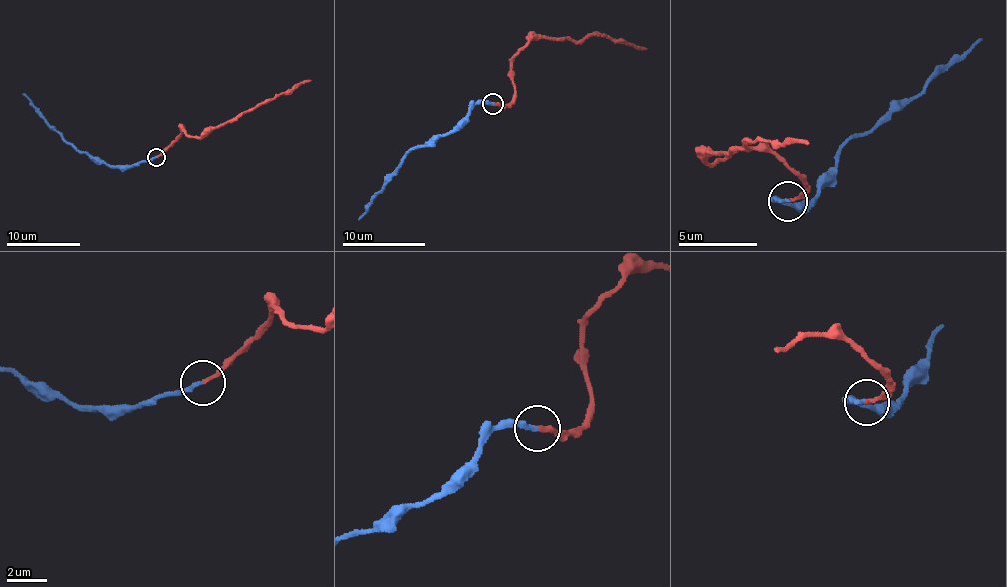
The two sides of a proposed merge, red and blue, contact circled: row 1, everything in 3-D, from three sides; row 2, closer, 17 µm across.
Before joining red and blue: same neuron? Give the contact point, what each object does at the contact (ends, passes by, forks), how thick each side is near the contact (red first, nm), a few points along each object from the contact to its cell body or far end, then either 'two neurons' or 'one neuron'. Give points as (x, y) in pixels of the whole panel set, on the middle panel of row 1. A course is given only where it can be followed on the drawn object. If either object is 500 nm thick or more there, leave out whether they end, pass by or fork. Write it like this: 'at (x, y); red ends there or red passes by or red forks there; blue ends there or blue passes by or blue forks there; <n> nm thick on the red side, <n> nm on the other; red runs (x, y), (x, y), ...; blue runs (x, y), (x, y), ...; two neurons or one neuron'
at (493, 104); red ends there; blue ends there; 200 nm thick on the red side, 220 nm on the other; red runs (493, 103), (510, 103), (515, 92), (513, 57), (531, 39), (565, 37), (578, 41), (603, 35), (647, 48); blue runs (493, 103), (473, 103), (463, 119), (406, 154), (398, 173), (359, 220); one neuron

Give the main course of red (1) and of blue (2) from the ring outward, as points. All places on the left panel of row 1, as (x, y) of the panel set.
1: (156, 157), (180, 135), (182, 129), (201, 138), (215, 127), (237, 120), (248, 110), (311, 80)
2: (156, 157), (126, 168), (97, 163), (61, 135), (23, 93)

